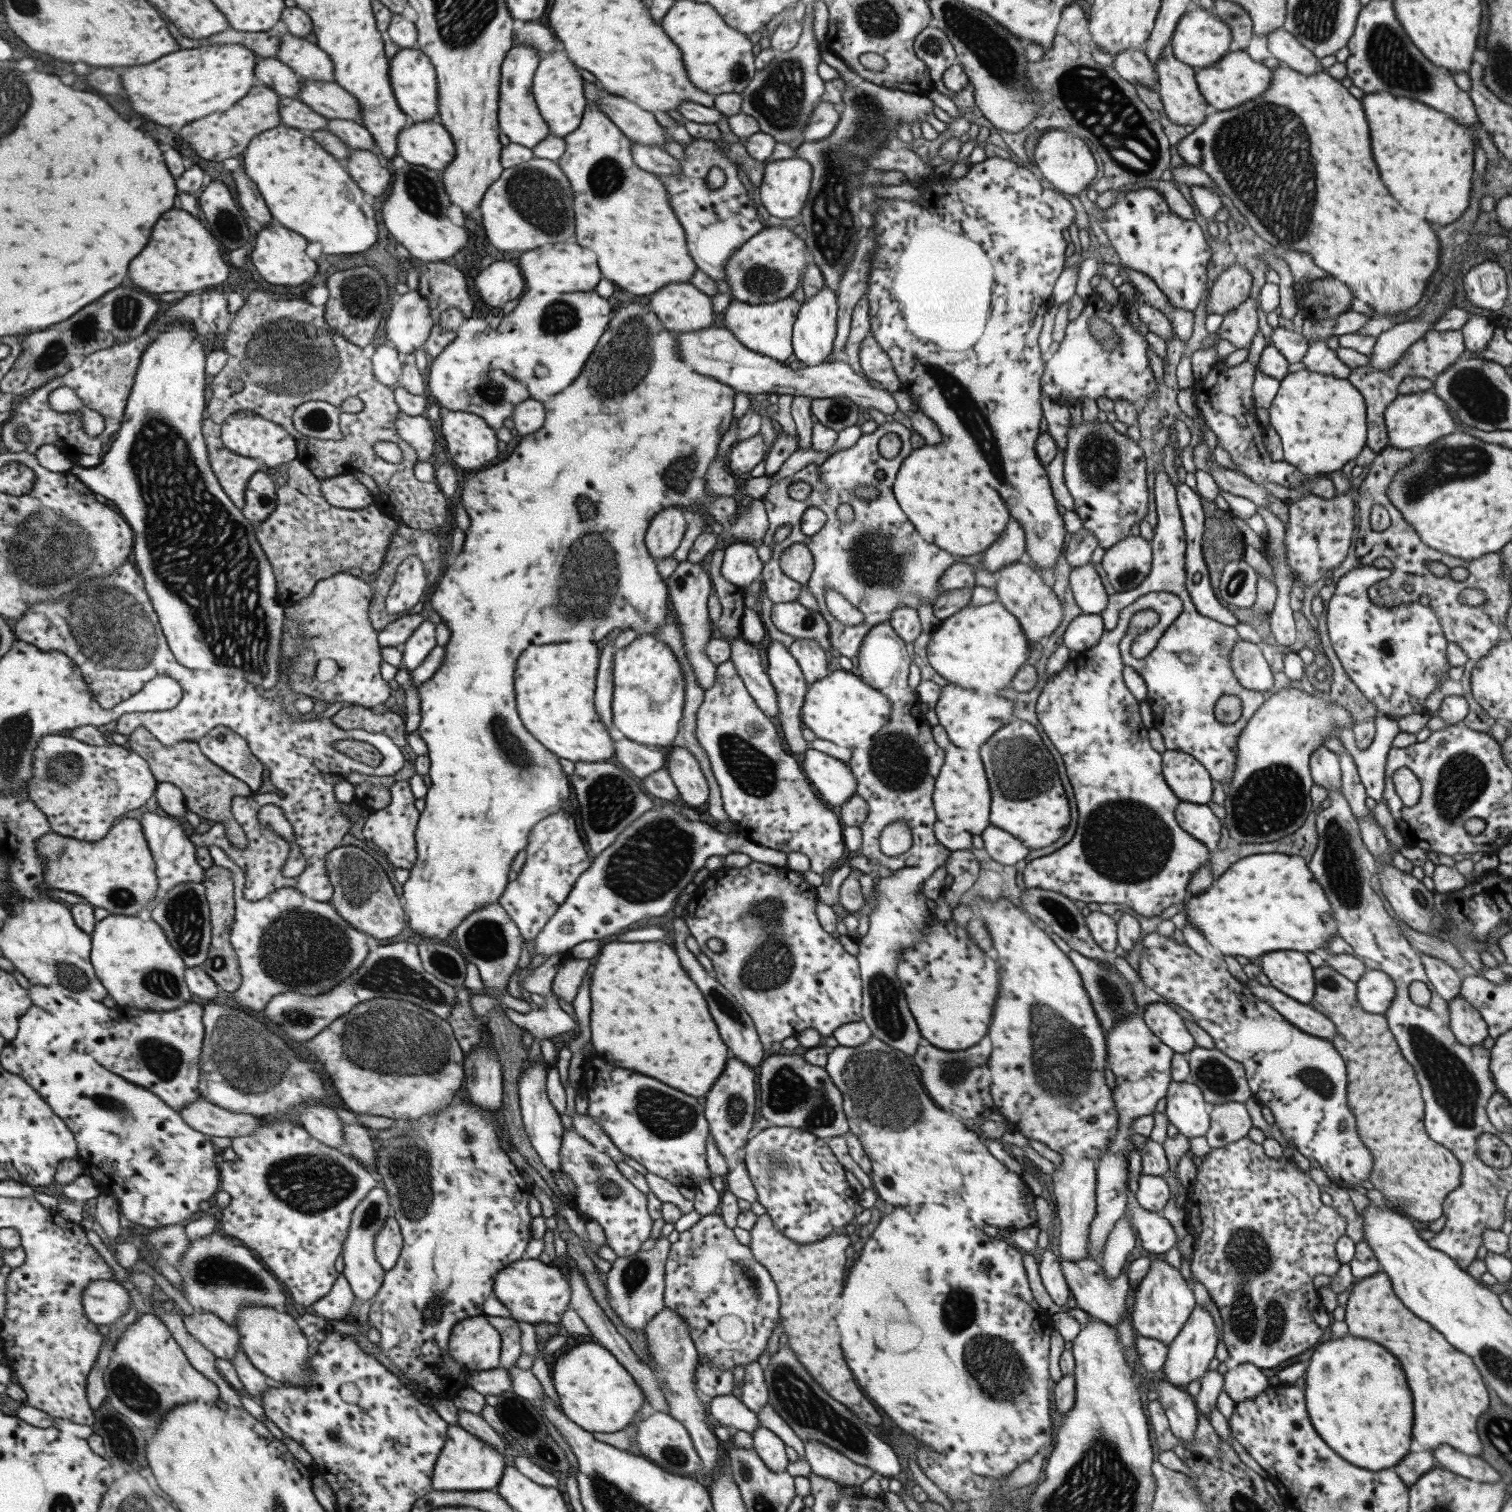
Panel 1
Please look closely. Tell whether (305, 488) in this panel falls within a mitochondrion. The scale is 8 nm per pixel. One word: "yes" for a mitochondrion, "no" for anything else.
no

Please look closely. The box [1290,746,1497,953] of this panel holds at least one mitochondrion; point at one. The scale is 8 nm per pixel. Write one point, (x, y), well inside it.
(1463, 779)

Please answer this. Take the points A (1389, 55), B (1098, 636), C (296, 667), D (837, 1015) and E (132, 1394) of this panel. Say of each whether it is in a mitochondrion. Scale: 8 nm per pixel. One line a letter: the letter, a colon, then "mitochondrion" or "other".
A: mitochondrion
B: other
C: mitochondrion
D: other
E: mitochondrion

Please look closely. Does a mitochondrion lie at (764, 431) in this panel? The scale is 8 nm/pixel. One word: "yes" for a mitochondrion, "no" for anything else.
no

